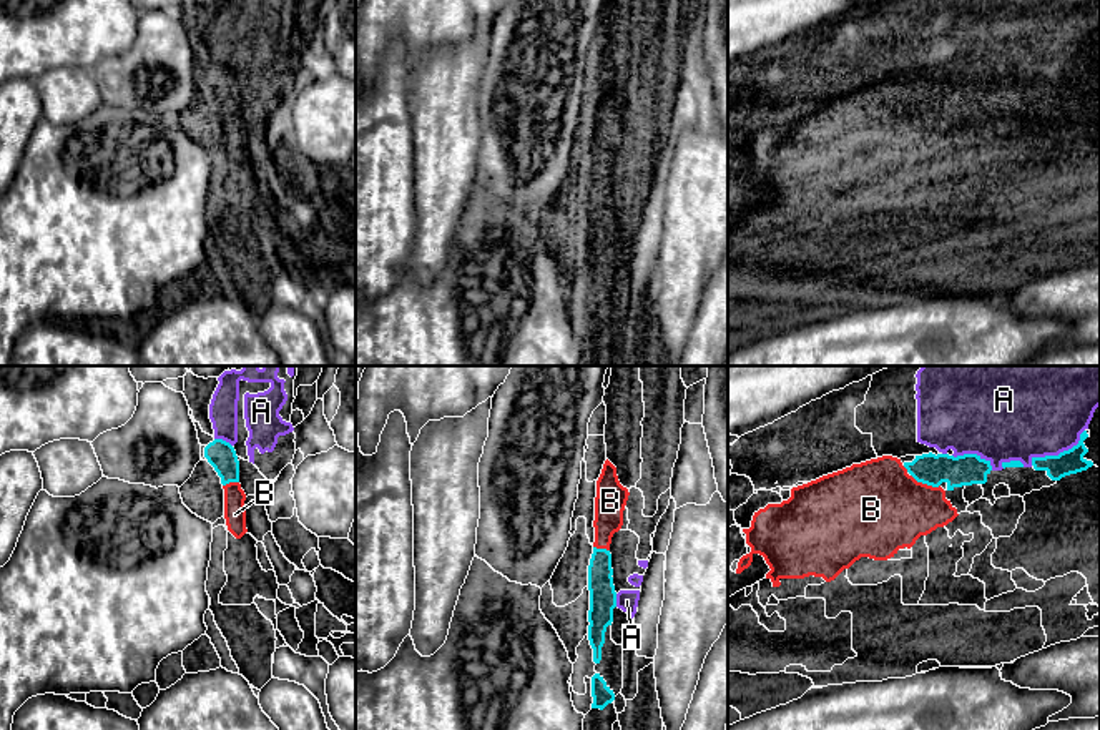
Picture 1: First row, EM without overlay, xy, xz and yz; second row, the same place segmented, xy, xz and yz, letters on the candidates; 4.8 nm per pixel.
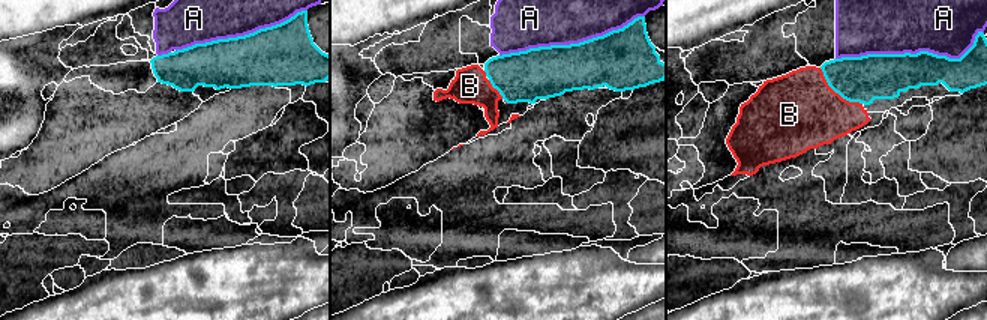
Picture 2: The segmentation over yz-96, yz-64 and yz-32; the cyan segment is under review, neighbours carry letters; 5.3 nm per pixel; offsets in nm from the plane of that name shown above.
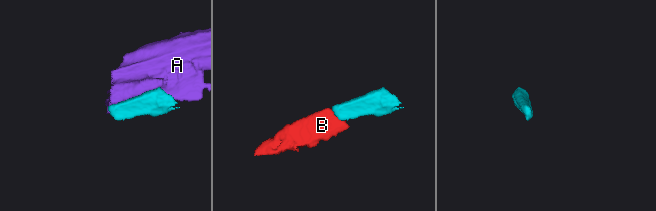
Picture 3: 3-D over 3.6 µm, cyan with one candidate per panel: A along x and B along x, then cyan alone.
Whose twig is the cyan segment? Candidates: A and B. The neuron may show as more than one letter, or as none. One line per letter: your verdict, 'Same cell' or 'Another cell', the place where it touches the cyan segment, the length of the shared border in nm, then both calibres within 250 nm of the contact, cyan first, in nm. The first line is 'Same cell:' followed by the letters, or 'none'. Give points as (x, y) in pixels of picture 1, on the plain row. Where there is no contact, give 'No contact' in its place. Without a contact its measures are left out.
Same cell: B
A: Another cell. Touches cyan at yz (1060, 80). Shared border 320 nm. Thickness 120 nm (cyan) against 420 nm
B: Same cell. Touches cyan at yz (926, 110). Shared border 160 nm. Thickness 150 nm (cyan) against 420 nm

